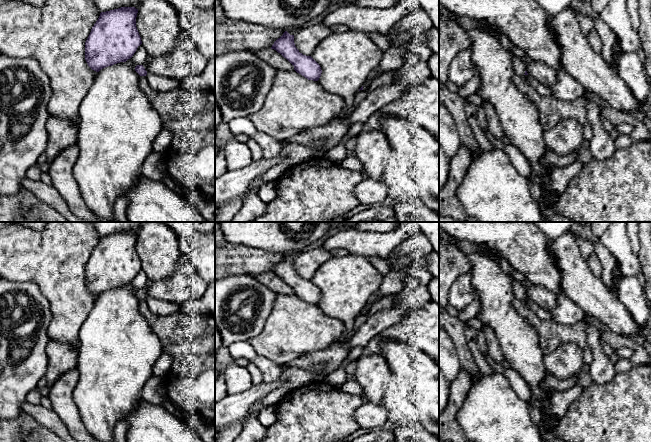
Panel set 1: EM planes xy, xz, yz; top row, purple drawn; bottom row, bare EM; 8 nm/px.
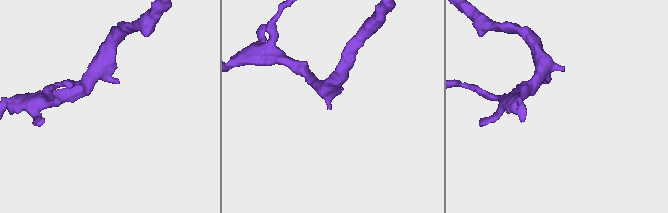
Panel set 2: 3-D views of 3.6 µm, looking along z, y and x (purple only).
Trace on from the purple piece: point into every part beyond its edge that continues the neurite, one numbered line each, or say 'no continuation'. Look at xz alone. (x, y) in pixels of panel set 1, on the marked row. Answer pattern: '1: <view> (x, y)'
no continuation

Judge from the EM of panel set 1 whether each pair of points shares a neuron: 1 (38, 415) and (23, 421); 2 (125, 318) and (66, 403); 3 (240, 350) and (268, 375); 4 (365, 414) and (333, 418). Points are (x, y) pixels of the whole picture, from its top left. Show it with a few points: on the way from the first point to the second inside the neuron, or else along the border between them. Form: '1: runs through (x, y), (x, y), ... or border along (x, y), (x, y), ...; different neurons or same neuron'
1: border along (22, 410), (51, 430); different neurons
2: border along (77, 371), (73, 401), (81, 416); different neurons
3: runs through (248, 352), (264, 367); same neuron
4: border along (366, 401), (354, 412), (354, 419), (359, 427); different neurons

